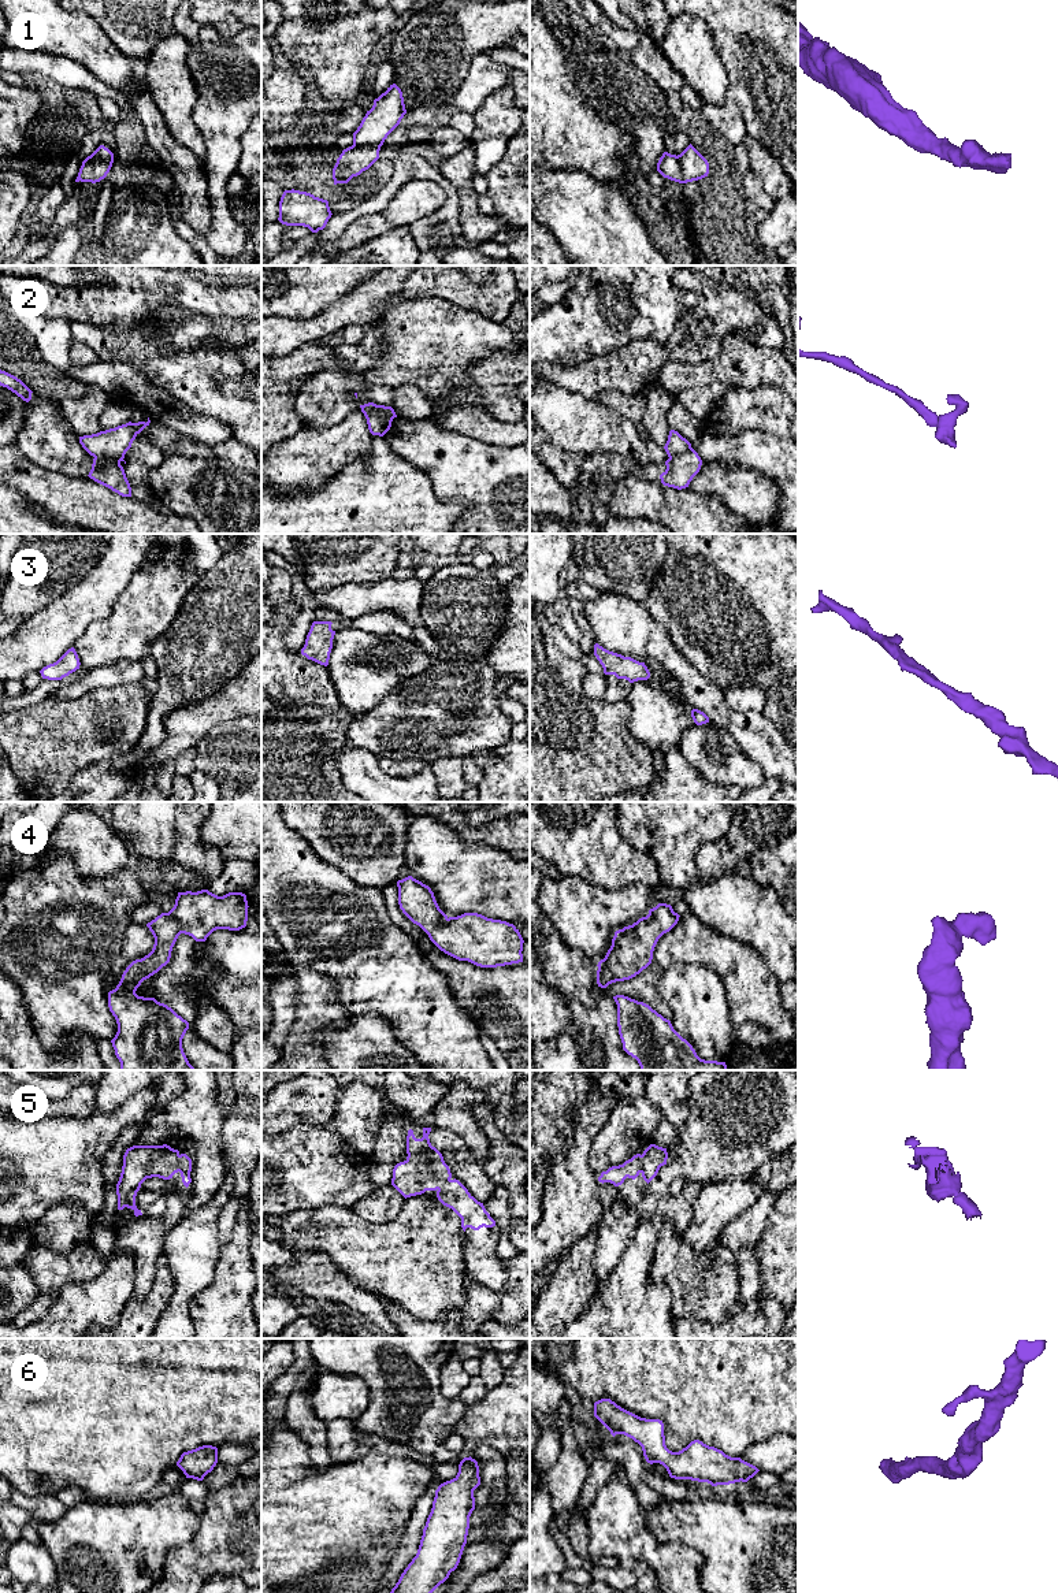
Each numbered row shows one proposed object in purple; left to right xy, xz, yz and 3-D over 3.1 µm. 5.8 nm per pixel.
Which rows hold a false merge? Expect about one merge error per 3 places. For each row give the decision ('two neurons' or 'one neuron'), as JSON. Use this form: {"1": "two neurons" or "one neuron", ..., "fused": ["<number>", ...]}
{"1": "one neuron", "2": "two neurons", "3": "one neuron", "4": "one neuron", "5": "one neuron", "6": "one neuron", "fused": ["2"]}

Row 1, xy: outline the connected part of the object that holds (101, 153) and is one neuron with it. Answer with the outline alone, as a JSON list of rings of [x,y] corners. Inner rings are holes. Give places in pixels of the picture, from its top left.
[[[100,145],[90,156],[88,156],[79,168],[75,182],[100,182],[107,177],[114,163],[114,153]]]

